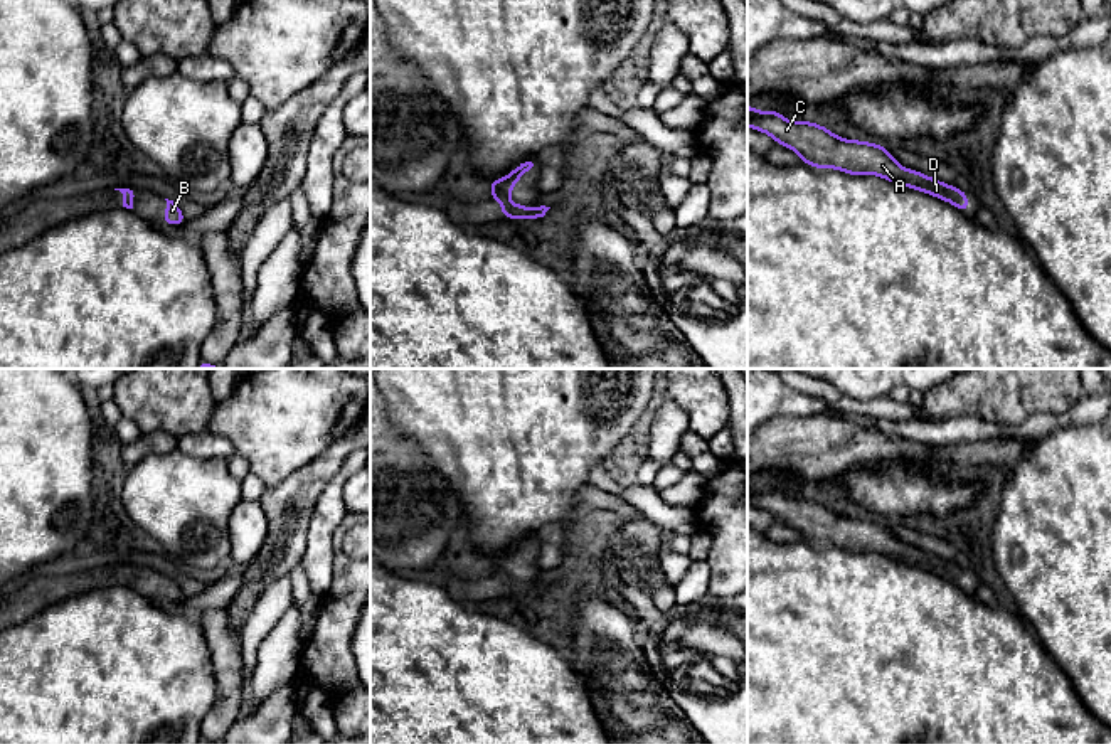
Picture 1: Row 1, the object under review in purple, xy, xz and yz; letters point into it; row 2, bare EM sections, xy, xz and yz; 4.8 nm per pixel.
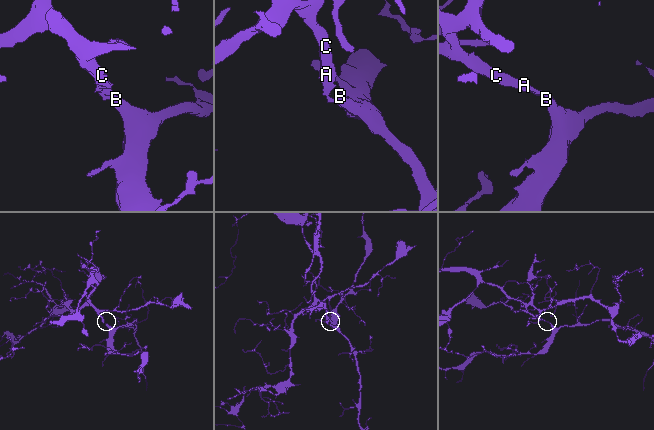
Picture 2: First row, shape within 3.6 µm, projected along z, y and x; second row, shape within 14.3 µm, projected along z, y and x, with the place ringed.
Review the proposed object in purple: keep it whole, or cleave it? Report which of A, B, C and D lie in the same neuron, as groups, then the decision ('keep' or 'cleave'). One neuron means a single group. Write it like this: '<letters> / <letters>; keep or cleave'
A B C D; keep

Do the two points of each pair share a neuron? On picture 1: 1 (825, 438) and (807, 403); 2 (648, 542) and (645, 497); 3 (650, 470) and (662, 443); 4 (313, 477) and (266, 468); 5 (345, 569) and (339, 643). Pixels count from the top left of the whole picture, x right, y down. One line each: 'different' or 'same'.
1: different
2: different
3: different
4: different
5: same

